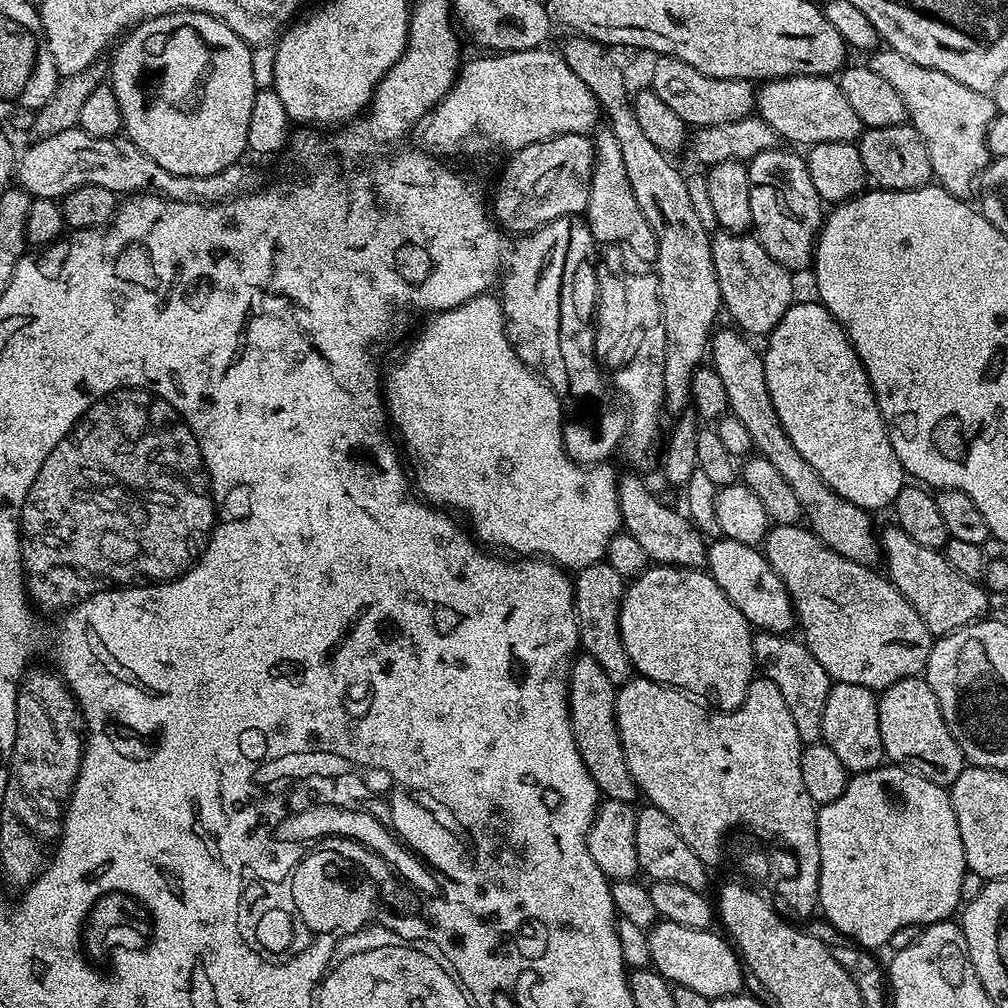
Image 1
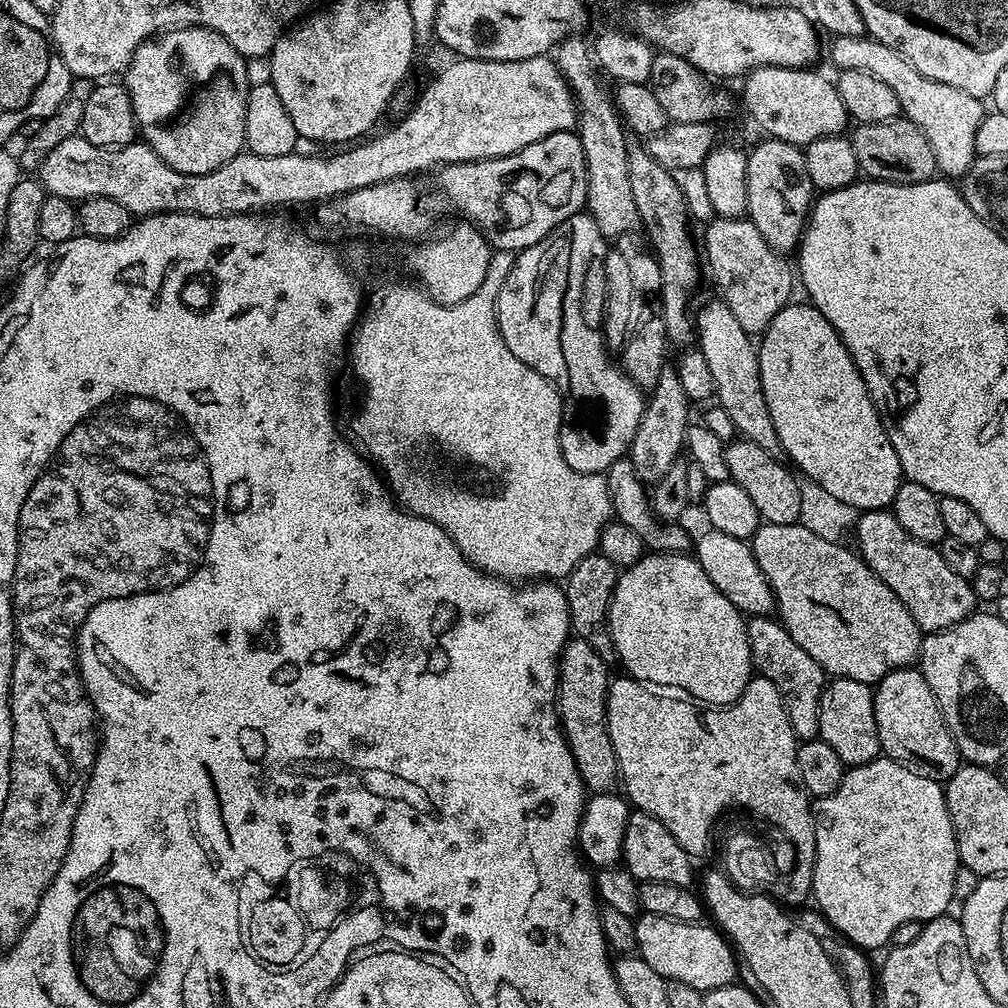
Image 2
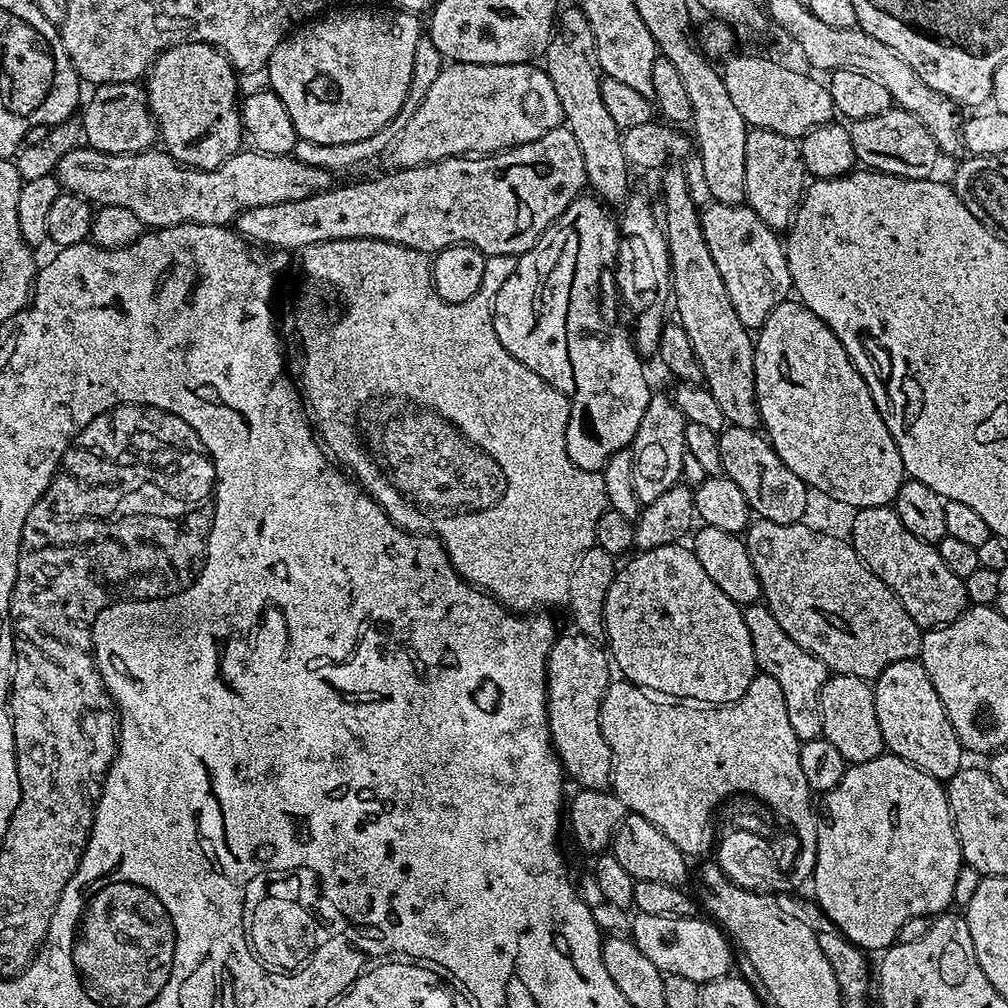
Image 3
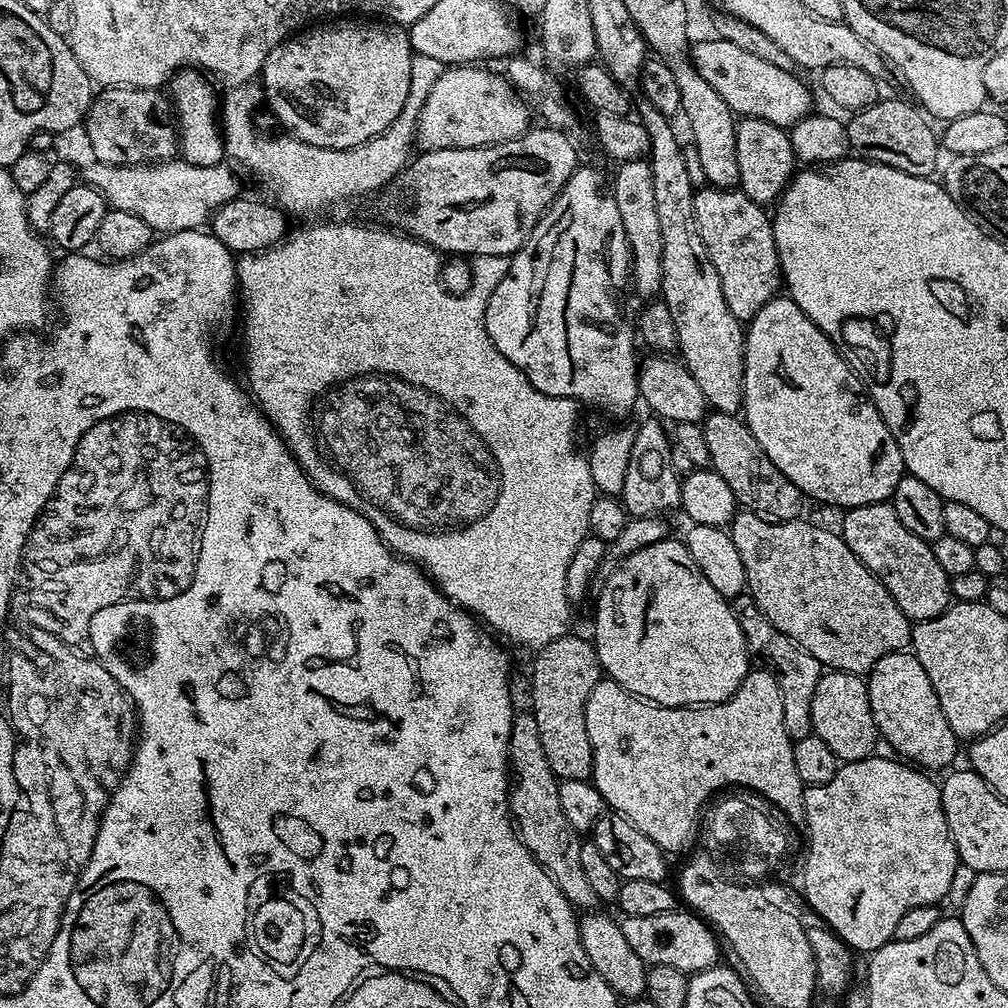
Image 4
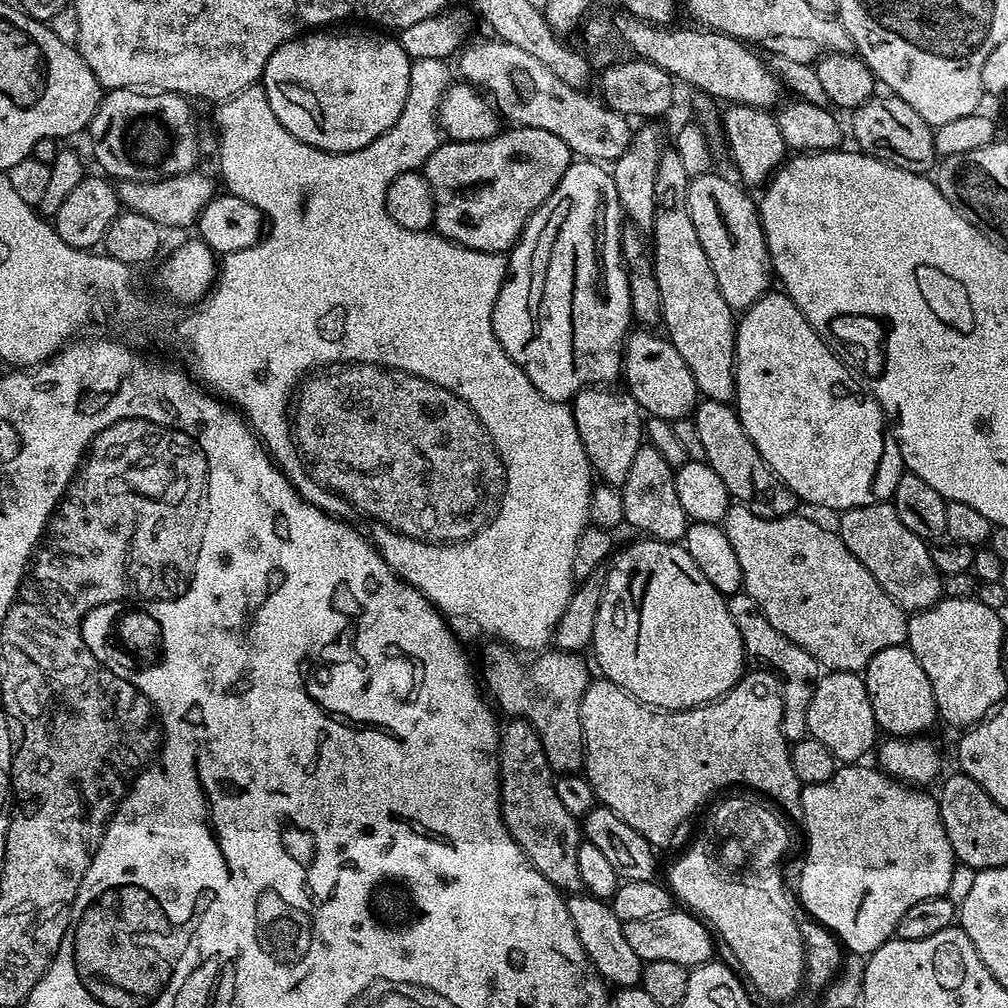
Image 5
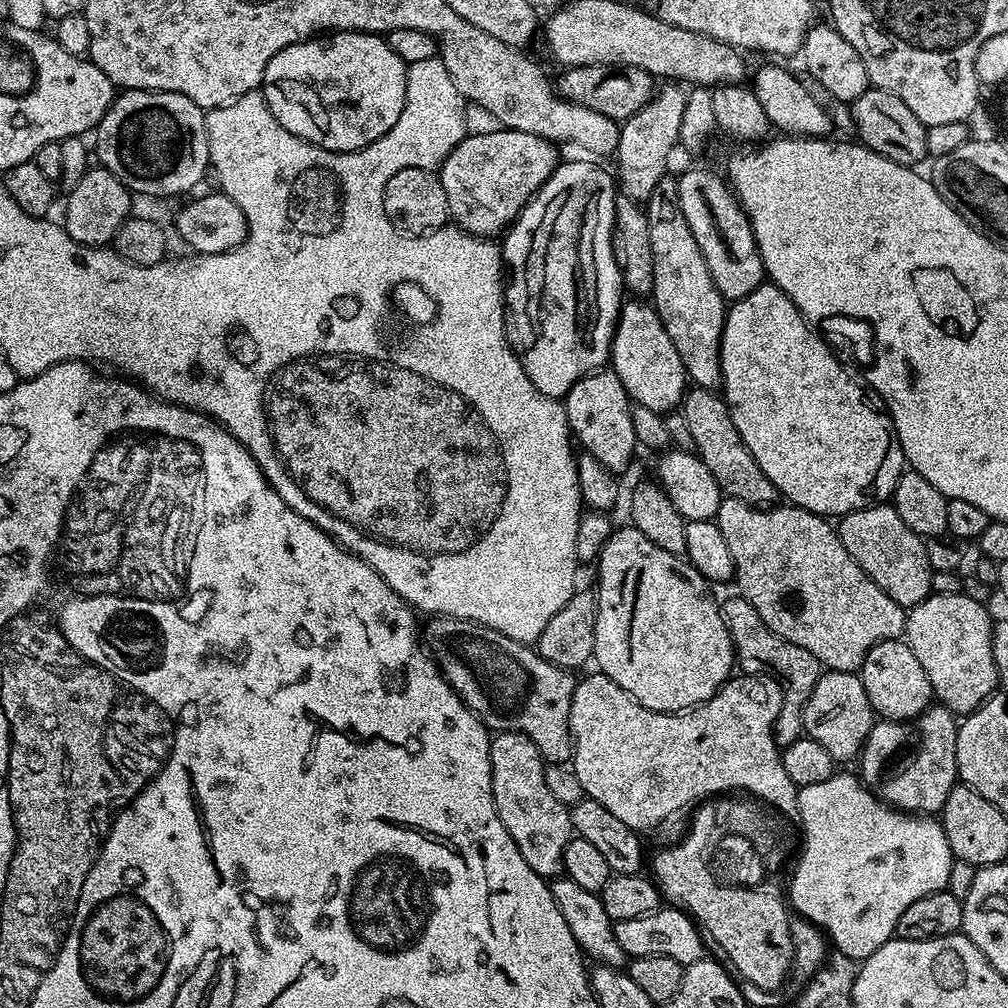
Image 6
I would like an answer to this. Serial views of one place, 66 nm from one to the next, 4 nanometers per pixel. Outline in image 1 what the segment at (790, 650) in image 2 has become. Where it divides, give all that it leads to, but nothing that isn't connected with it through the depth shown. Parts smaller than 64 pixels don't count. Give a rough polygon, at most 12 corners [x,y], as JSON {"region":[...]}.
{"region":[[757,631],[752,658],[778,686],[801,745],[821,743],[834,683],[795,635]]}

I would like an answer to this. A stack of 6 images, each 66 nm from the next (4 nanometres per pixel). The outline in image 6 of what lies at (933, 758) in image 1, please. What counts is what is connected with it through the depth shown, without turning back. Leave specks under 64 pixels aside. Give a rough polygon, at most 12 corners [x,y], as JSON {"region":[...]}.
{"region":[[903,639],[878,642],[858,675],[880,720],[912,720],[934,703]]}

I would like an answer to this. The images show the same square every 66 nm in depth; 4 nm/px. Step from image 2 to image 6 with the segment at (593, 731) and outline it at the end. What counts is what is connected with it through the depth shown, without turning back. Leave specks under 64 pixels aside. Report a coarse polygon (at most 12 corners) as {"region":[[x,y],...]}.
{"region":[[473,620],[422,636],[444,680],[493,733],[548,764],[572,758],[578,683]]}

